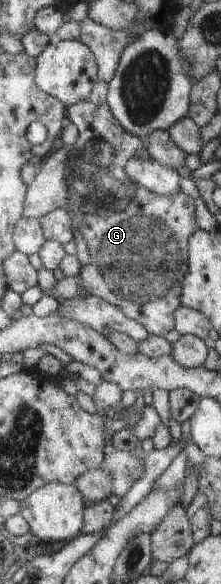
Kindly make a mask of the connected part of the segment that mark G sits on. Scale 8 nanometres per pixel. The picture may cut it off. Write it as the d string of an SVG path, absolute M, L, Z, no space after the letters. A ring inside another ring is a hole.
M135 185L134 195L121 210L105 208L101 214L83 212L78 232L88 248L88 262L79 269L75 280L86 293L116 306L127 318L143 326L149 335L164 337L174 328L173 313L177 306L181 281L187 270L188 238L198 229L193 199L181 191L158 195Z

